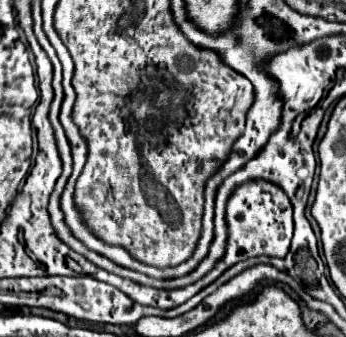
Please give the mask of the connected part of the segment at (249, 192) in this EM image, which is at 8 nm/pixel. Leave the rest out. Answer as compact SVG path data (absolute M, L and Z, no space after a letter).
M247 180L241 186L237 186L227 200L225 222L227 222L227 244L225 244L223 258L213 266L213 270L209 274L205 274L201 280L197 280L185 288L197 288L197 292L203 290L225 268L233 266L239 260L261 256L261 254L285 258L285 254L289 252L294 231L293 206L291 206L291 200L287 198L287 194L277 184L271 184L267 180Z

